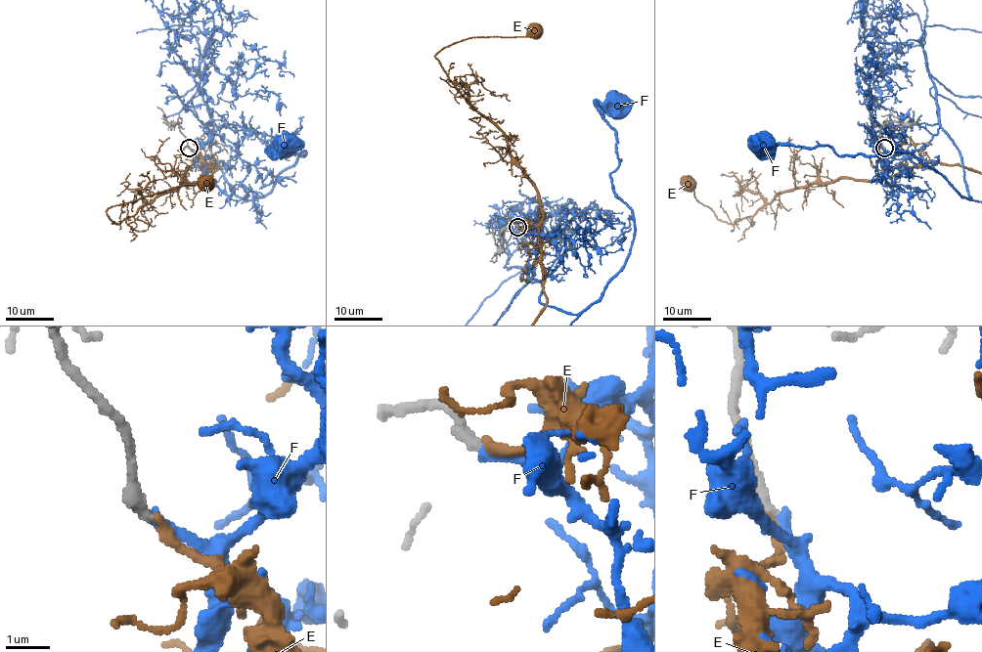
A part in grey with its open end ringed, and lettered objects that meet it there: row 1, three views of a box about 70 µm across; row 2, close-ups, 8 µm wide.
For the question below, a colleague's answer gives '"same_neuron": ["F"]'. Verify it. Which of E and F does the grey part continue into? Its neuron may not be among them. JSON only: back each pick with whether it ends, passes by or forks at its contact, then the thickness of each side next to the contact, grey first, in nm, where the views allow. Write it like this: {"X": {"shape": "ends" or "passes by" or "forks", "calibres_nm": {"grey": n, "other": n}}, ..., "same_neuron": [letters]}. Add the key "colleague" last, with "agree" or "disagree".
{"F": {"shape": "ends", "calibres_nm": {"grey": 300, "other": 240}}, "same_neuron": ["F"], "colleague": "agree"}

